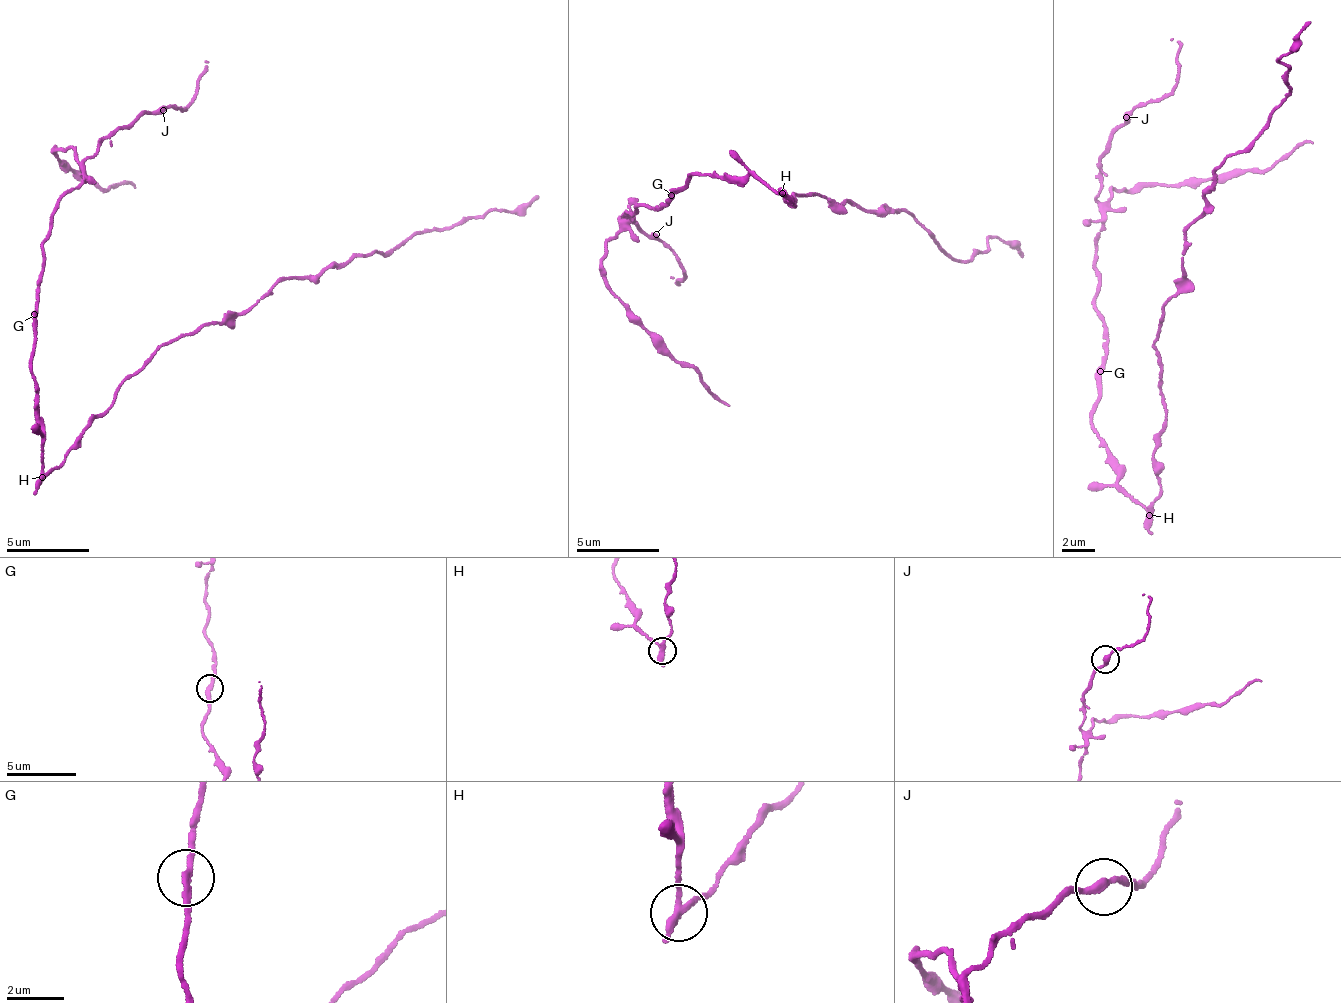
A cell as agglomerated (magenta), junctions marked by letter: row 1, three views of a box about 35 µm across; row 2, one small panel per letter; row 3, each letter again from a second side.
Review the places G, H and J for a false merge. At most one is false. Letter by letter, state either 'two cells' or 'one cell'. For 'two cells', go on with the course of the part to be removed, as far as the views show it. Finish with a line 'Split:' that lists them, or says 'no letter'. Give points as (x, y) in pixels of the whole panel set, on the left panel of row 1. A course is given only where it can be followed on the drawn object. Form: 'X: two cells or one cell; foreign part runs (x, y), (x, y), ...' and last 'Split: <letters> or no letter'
G: one cell
H: two cells; foreign part runs (42, 478), (126, 376), (278, 282), (311, 282), (417, 233), (521, 213), (536, 198)
J: one cell
Split: H

